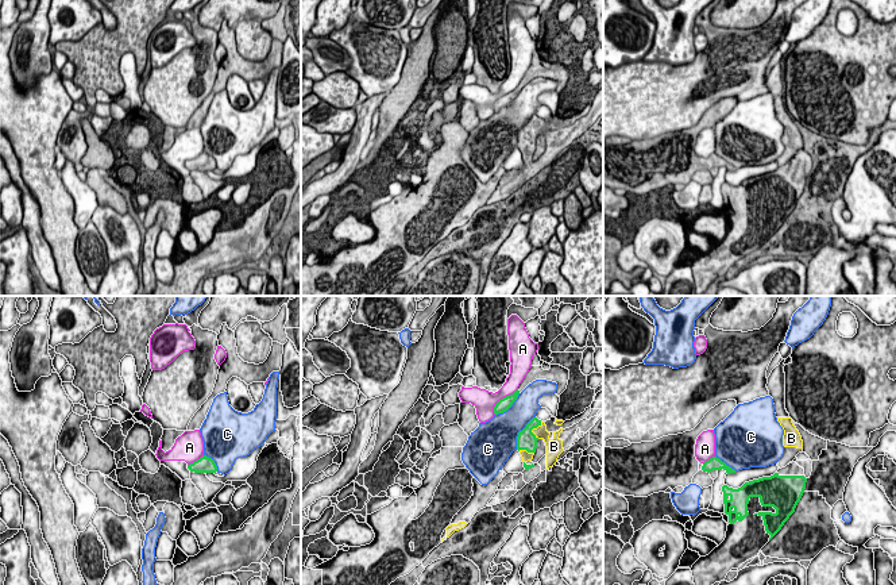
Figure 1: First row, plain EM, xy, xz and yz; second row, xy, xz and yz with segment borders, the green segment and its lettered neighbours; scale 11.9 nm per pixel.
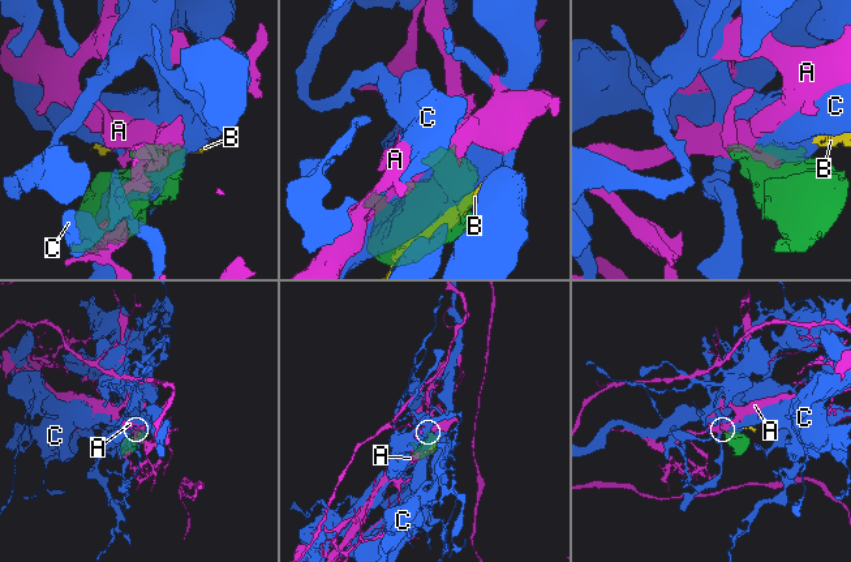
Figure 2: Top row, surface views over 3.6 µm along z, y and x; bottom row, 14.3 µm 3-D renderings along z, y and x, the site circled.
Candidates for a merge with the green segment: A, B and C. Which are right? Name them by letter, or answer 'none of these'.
B

